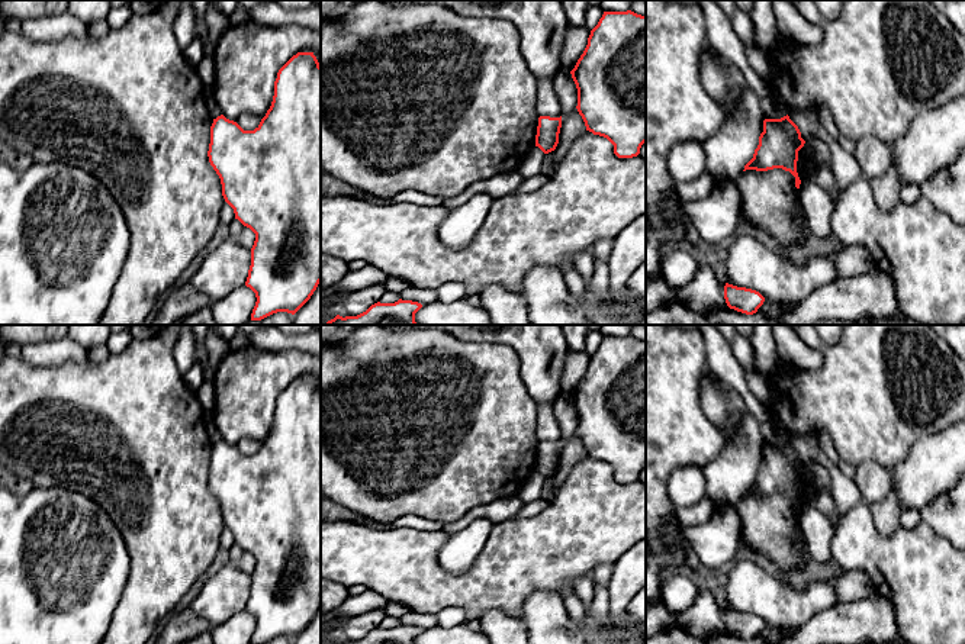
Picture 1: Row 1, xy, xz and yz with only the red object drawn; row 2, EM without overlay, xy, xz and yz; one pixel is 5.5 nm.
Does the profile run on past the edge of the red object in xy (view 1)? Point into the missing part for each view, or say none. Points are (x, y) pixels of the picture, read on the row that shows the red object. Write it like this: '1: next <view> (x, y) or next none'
1: next none

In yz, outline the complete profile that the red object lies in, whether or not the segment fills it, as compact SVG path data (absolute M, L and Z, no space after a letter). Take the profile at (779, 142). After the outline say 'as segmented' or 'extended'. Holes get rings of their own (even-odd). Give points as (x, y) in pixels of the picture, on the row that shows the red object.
M788 115L781 119L765 119L759 145L743 171L782 168L795 177L795 187L800 189L801 180L797 173L797 161L798 151L804 144L798 126Z; as segmented

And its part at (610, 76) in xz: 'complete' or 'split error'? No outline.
complete

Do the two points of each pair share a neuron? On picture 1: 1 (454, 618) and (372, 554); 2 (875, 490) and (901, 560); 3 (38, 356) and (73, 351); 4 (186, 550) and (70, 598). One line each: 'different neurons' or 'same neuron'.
1: different neurons
2: different neurons
3: same neuron
4: different neurons

